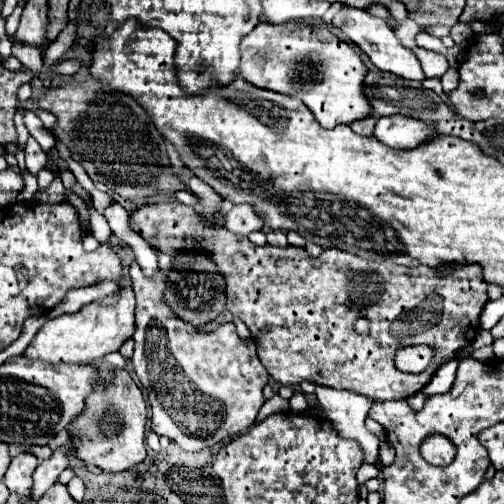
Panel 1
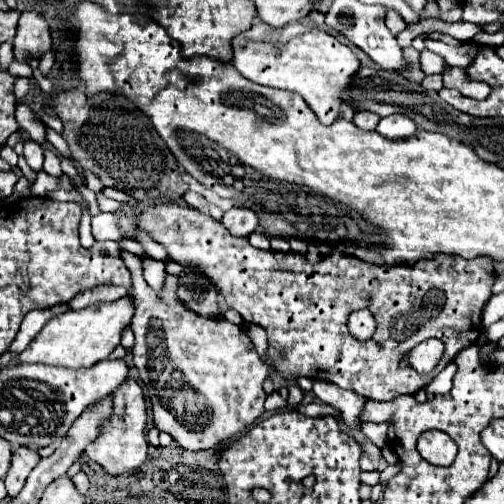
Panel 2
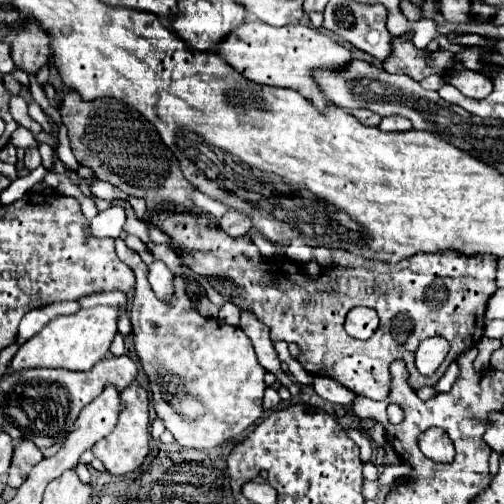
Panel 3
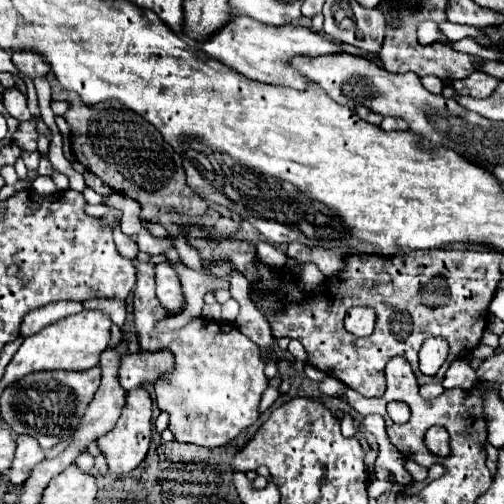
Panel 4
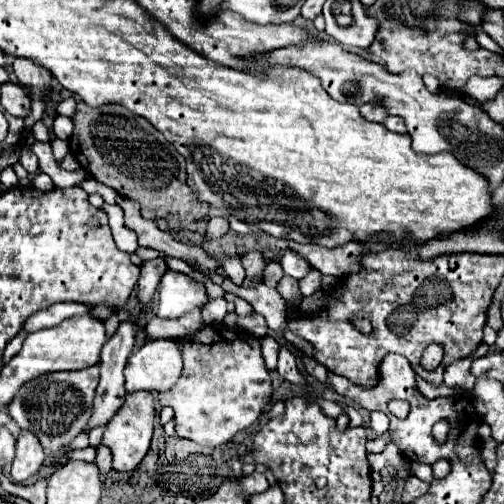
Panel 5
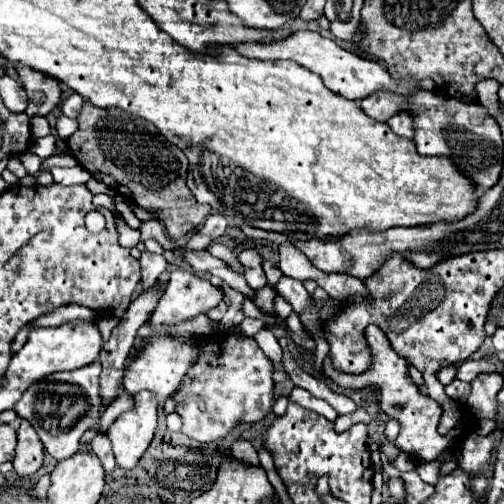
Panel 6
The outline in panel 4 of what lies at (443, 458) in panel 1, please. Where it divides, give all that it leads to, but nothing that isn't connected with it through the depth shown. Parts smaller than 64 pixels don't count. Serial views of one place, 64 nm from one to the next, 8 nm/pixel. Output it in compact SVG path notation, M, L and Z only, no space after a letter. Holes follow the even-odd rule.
M440 426L430 428L426 432L426 444L436 454L448 454L450 452L450 448L448 448L448 430L440 428Z

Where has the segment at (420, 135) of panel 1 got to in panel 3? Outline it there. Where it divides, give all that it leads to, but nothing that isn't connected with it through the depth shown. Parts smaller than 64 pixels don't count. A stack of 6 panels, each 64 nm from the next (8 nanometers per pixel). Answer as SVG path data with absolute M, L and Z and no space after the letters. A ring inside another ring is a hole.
M388 116L388 118L382 118L378 128L384 132L404 132L404 130L410 130L412 124L410 124L410 120L402 118L402 116Z

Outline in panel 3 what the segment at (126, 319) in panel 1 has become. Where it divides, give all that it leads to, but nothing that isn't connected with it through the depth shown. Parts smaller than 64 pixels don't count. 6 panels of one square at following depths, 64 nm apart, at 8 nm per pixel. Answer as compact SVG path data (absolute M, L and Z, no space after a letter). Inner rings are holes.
M94 306L88 310L78 310L70 316L58 316L48 322L36 336L20 346L16 356L12 358L8 372L20 372L28 368L66 368L66 370L90 370L96 362L100 362L110 342L116 334L116 318L118 310L108 306Z

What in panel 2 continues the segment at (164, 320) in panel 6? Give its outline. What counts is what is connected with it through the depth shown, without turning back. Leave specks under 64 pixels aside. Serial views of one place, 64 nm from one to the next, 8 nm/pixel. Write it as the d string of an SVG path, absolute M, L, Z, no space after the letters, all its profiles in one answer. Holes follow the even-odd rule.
M148 254L144 256L144 278L146 282L154 288L156 294L162 294L164 290L164 280L166 280L166 264L152 260Z

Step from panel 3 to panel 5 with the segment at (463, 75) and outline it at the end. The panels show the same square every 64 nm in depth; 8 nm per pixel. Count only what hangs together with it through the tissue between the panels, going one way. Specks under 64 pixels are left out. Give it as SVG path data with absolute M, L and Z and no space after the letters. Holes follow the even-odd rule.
M474 76L466 84L466 94L472 98L476 98L480 104L494 100L494 96L496 96L496 78Z

